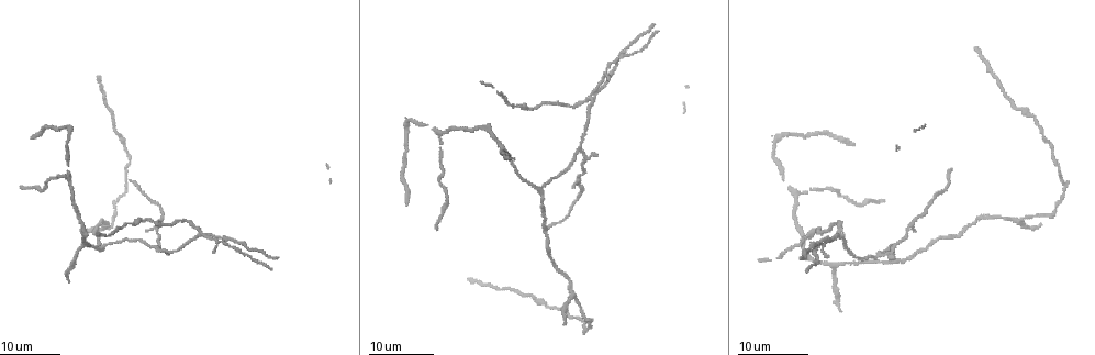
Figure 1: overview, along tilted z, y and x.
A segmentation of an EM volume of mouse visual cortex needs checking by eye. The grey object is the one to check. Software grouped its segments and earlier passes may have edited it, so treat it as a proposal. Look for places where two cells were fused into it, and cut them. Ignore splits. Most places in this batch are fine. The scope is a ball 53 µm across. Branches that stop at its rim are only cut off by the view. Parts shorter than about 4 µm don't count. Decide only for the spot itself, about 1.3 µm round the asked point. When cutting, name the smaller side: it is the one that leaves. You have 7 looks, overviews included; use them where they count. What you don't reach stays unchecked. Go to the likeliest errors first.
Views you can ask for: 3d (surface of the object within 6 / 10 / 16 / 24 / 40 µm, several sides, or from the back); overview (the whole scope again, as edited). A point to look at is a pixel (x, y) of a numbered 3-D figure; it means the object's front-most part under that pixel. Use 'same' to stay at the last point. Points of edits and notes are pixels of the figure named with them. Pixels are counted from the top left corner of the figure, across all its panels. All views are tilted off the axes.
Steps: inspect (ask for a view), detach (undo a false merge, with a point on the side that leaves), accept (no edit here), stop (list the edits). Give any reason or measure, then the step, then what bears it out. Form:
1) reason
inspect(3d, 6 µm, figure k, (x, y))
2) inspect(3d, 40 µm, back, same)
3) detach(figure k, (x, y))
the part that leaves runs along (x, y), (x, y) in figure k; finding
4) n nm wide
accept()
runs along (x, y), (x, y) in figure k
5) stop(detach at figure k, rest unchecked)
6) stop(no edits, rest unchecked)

three-way junction
inspect(3d, 16 µm, figure 1, (158, 249))

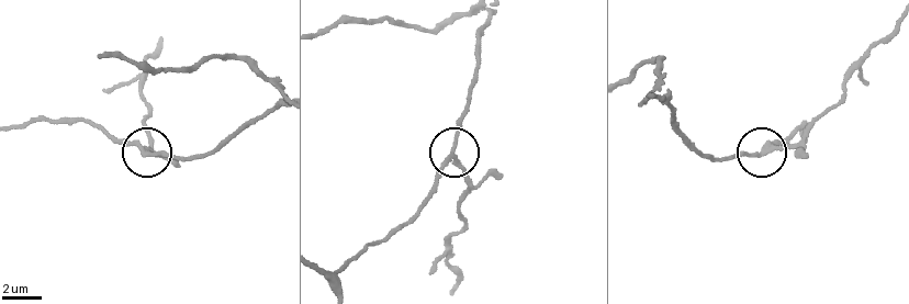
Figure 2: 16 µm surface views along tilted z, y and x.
inspect(3d, 10 µm, figure 2, (454, 160))

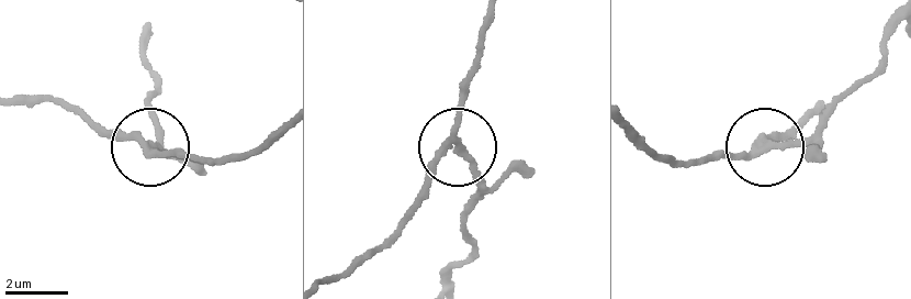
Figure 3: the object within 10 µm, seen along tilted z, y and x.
3 arms
detach(figure 3, (476, 180))
two cells meet here

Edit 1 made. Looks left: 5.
arms part here
inspect(3d, 16 µm, figure 1, (202, 232))

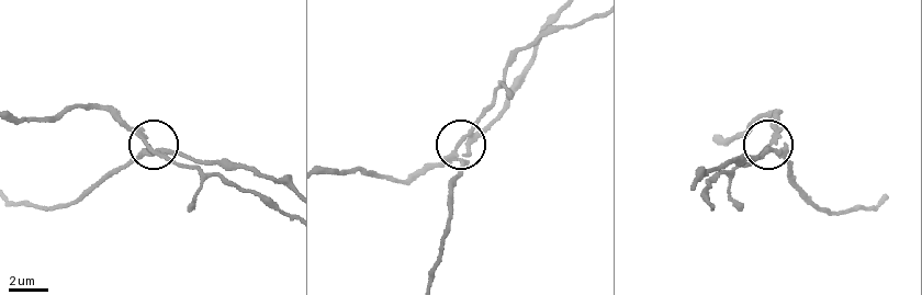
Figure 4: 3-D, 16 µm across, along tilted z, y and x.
inspect(3d, 10 µm, figure 4, (146, 139))

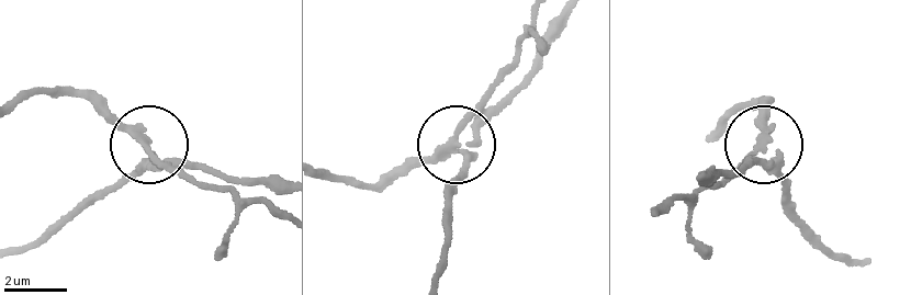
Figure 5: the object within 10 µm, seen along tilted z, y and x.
180 nm wide
accept()
runs along (19, 249), (60, 227), (142, 156), (137, 139), (82, 95) in figure 5; all the same cell

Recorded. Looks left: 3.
branch point
inspect(3d, 16 µm, figure 1, (573, 296))

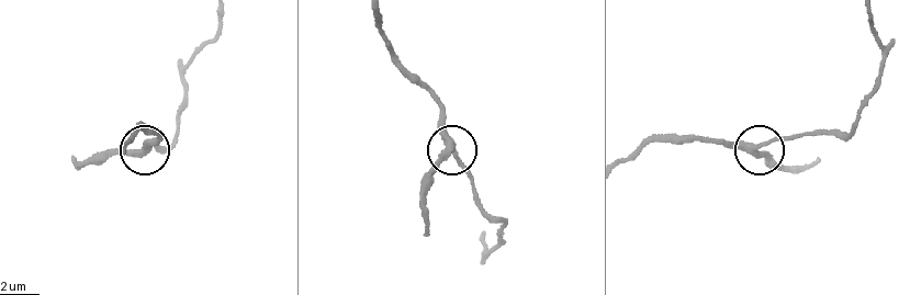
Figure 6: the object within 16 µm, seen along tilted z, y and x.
inspect(3d, 10 µm, figure 6, (448, 147))

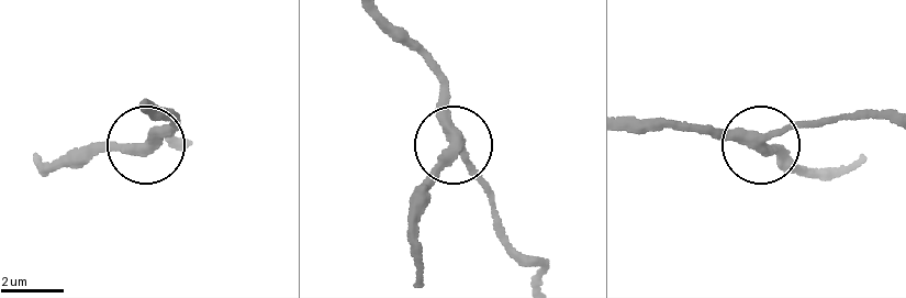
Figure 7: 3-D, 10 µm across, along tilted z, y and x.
310 nm wide
accept()
runs along (626, 130), (678, 128), (789, 155) in figure 7; one cell here

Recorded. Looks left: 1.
stop(detach at figure 3, rest unchecked)

